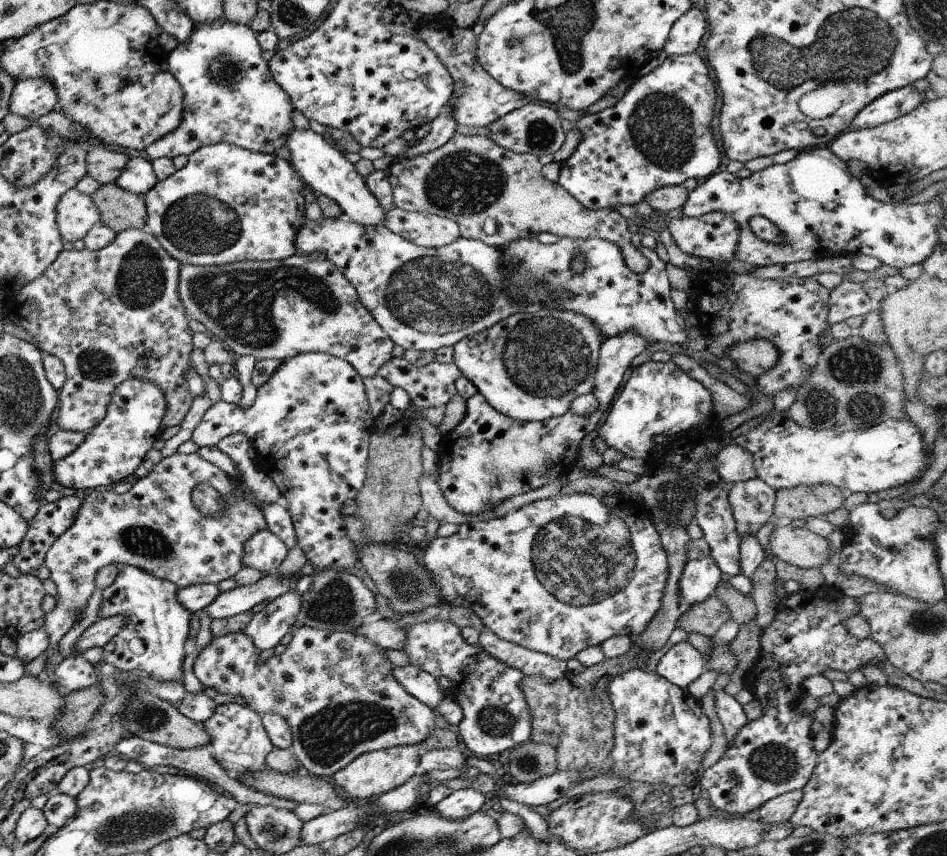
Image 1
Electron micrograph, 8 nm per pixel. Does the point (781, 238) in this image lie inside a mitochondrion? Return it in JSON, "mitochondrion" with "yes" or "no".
{"mitochondrion":"no"}

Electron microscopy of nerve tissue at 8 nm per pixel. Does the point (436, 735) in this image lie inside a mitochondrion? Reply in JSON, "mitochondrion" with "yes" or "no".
{"mitochondrion":"no"}

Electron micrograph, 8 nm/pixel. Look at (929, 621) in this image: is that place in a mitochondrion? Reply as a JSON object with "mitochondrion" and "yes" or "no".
{"mitochondrion":"yes"}

